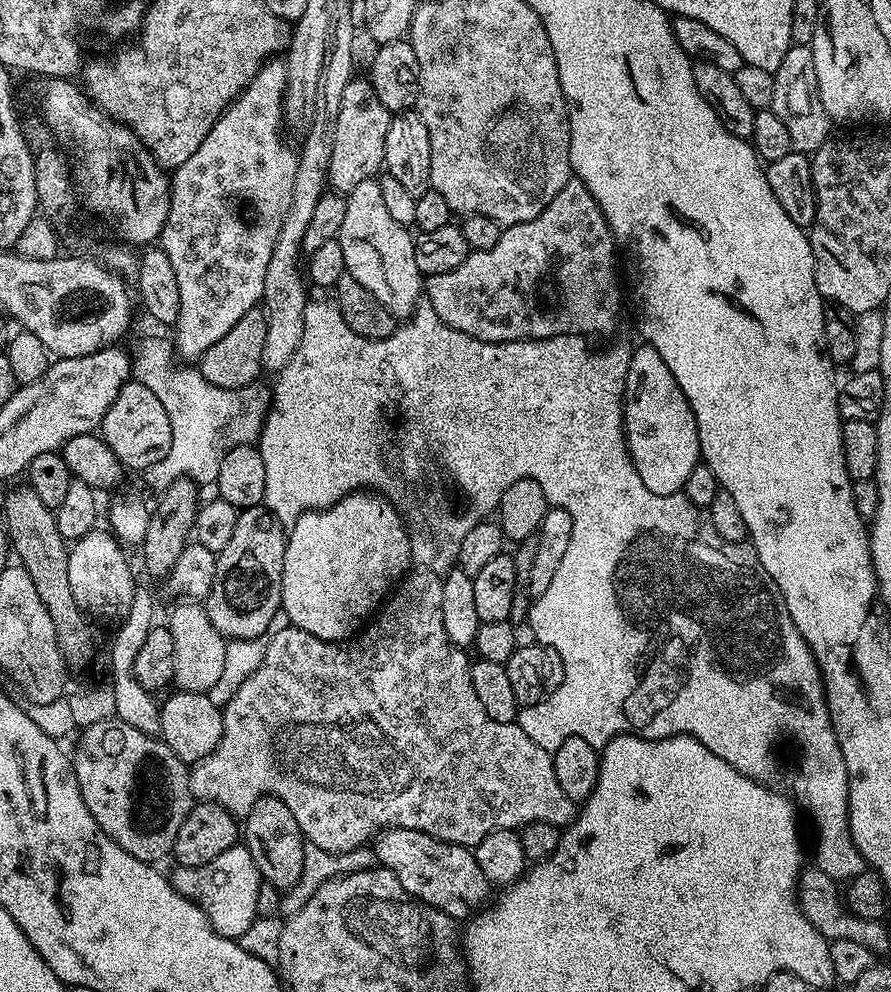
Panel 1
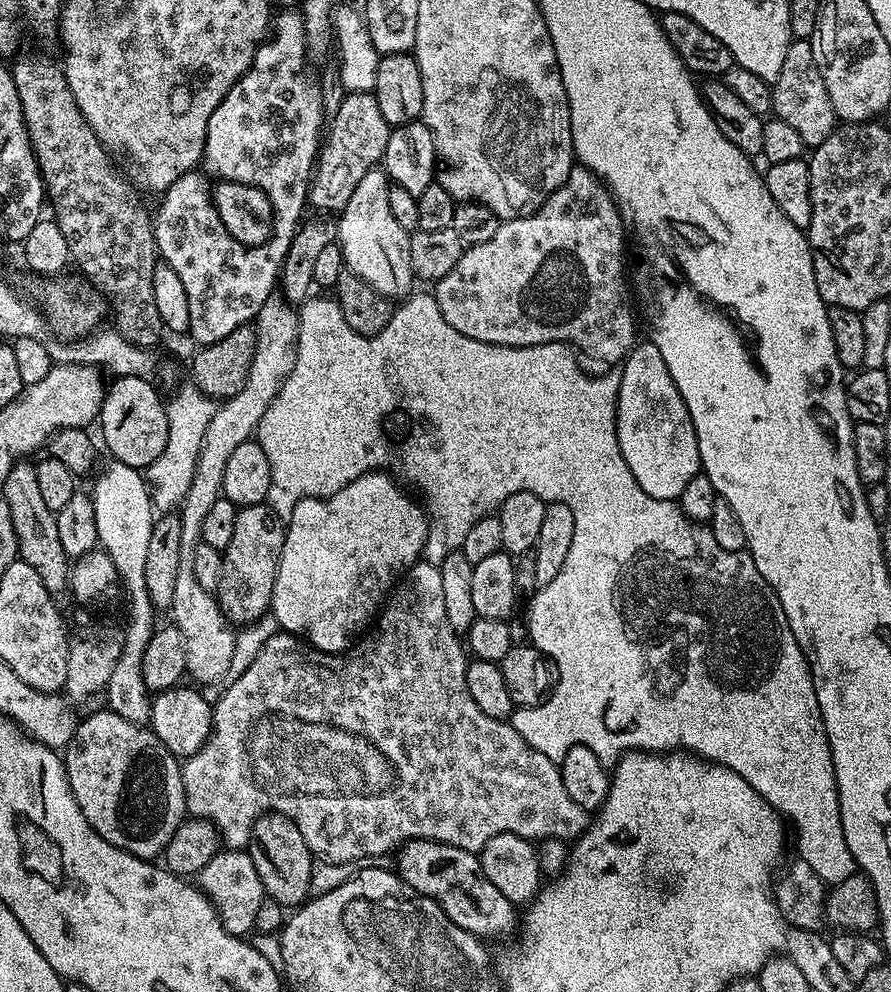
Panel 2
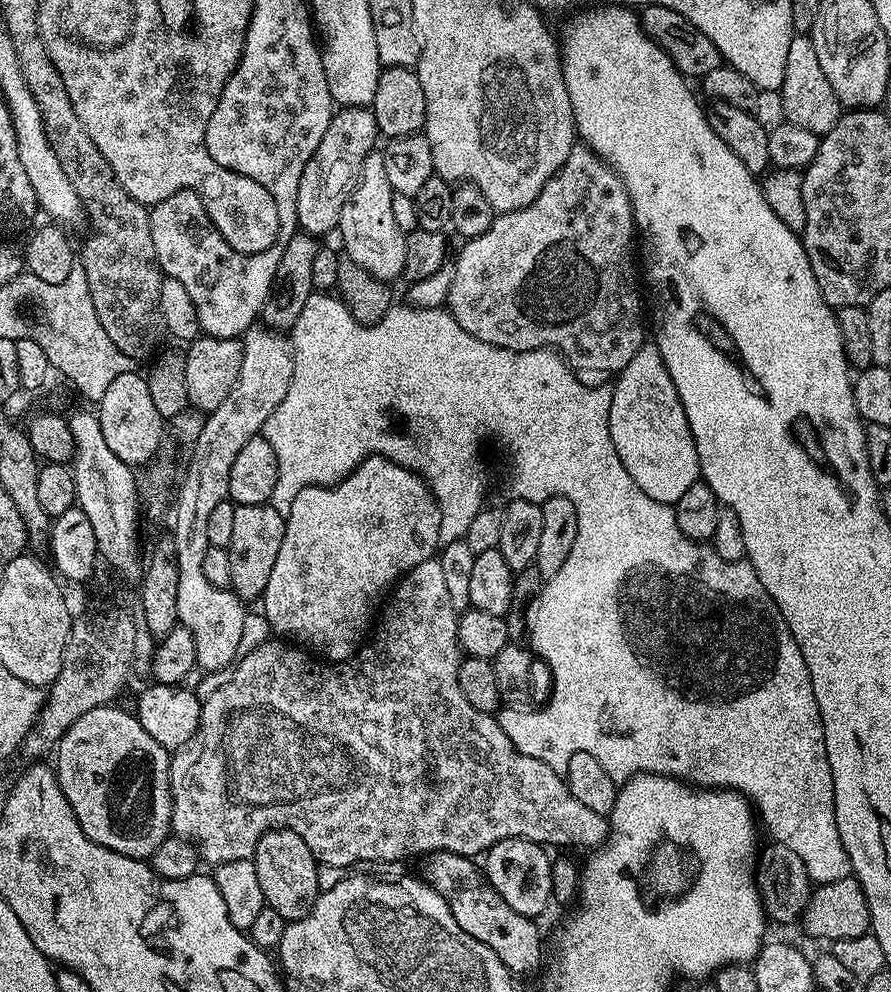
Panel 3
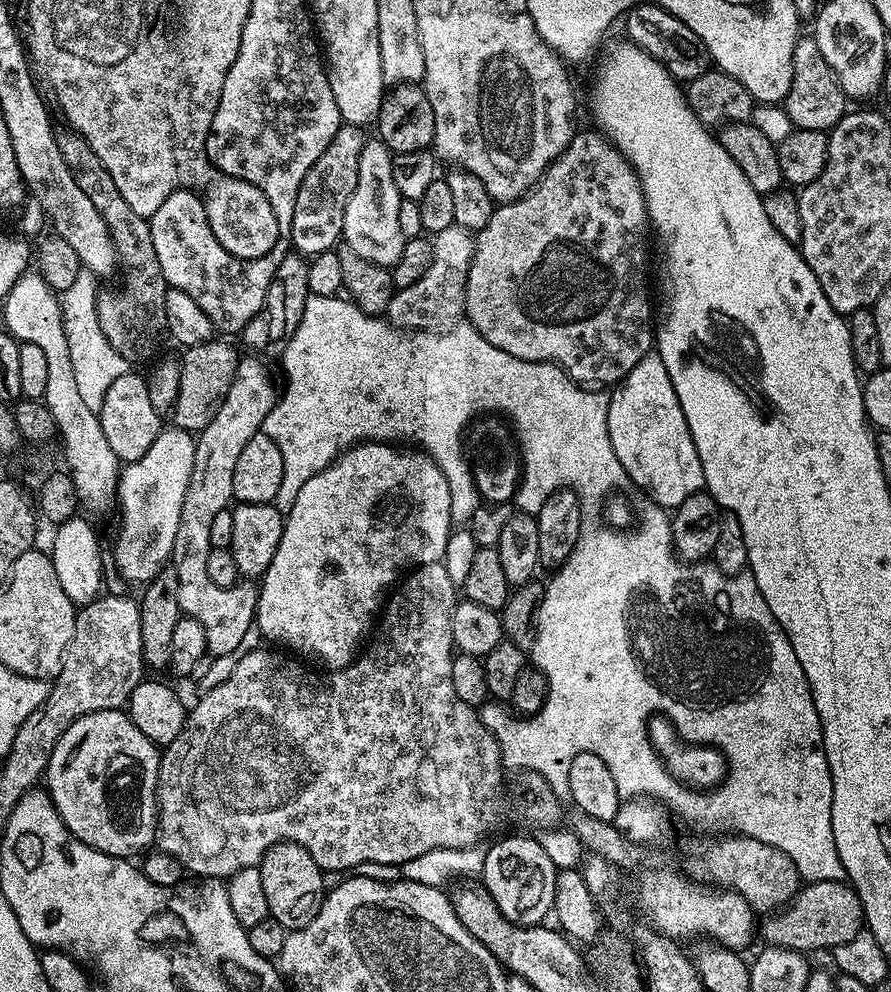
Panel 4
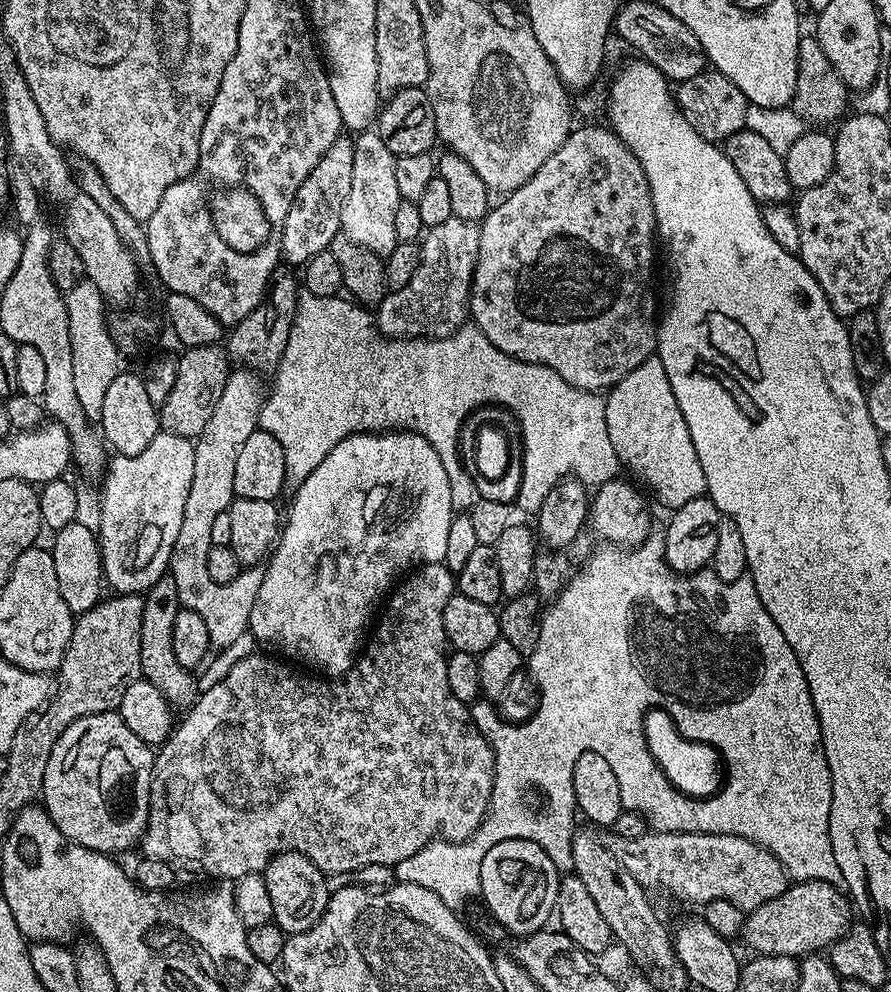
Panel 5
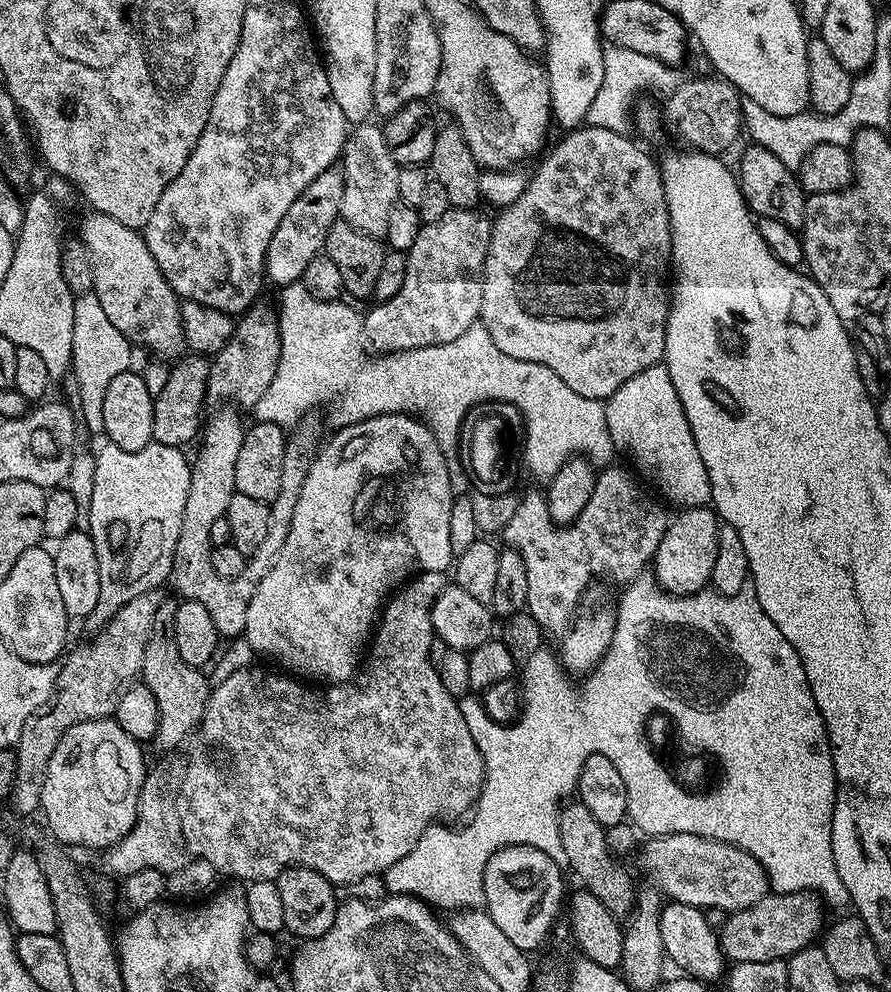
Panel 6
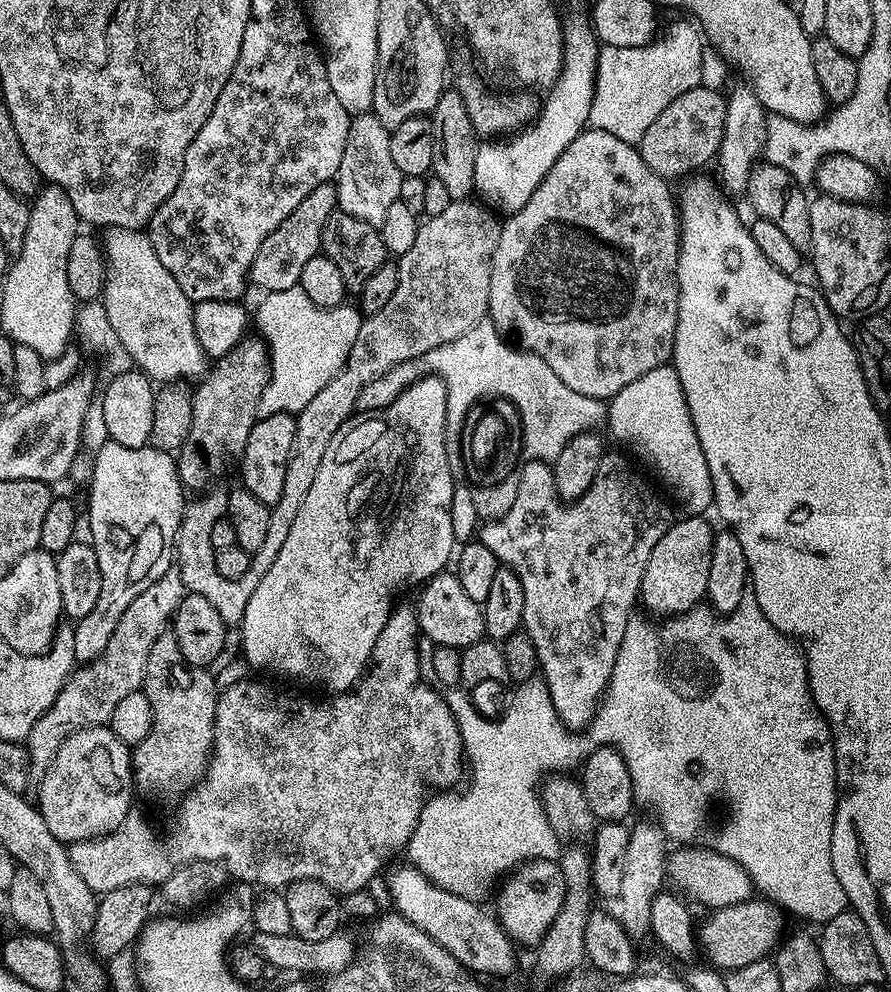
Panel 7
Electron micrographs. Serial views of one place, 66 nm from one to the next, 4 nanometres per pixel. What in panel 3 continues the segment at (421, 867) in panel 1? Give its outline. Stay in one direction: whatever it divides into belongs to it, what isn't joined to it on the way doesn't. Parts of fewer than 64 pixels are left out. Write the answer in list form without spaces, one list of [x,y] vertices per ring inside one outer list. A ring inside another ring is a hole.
[[[433,852],[423,861],[422,879],[425,884],[432,885],[438,894],[442,894],[446,906],[450,906],[450,914],[454,914],[454,922],[458,922],[458,926],[462,926],[470,938],[478,938],[482,946],[490,946],[490,950],[498,954],[509,972],[519,974],[532,972],[536,967],[539,969],[540,959],[544,956],[544,944],[540,941],[537,921],[510,910],[502,894],[494,890],[481,865],[479,868],[476,863],[475,859],[457,852]]]

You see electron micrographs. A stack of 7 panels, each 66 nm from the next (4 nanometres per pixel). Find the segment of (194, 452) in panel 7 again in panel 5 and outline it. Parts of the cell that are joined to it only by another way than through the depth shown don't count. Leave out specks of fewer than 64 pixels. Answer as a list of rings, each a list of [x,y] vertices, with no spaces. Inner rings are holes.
[[[283,272],[273,276],[263,307],[255,308],[241,324],[235,325],[231,329],[232,337],[229,338],[228,344],[226,340],[229,361],[241,369],[251,370],[257,374],[272,374],[280,366],[280,359],[284,356],[286,342],[290,338],[290,330],[296,317],[298,299],[297,277],[295,280],[290,273]]]

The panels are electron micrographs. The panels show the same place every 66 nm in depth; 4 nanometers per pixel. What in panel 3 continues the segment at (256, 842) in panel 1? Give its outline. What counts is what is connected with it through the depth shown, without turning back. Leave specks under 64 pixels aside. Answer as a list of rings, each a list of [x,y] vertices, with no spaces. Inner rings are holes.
[[[272,828],[269,832],[264,832],[256,844],[256,852],[251,861],[258,870],[258,886],[262,886],[267,907],[278,910],[278,914],[282,914],[286,922],[301,920],[306,918],[306,914],[310,914],[316,897],[321,893],[318,862],[310,846],[306,846],[306,842],[302,842],[302,838],[294,834],[294,830]]]

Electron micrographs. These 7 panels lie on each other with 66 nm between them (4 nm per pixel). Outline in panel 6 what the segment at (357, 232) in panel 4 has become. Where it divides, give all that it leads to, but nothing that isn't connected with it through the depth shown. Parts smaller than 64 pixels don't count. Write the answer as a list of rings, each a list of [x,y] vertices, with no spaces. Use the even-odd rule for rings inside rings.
[[[365,122],[357,124],[344,139],[342,153],[342,171],[344,189],[340,219],[350,222],[358,230],[377,238],[386,234],[386,222],[390,219],[390,210],[400,199],[398,194],[398,174],[401,165],[394,162],[386,146],[384,129],[379,123]]]

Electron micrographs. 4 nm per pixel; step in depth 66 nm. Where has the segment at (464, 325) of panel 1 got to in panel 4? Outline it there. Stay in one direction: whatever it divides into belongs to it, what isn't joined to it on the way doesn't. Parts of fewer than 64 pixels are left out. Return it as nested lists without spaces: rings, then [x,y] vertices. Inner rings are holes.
[[[577,131],[564,153],[549,164],[531,192],[518,200],[501,203],[493,211],[490,222],[486,222],[481,232],[475,233],[475,248],[465,284],[463,315],[467,323],[476,328],[478,334],[486,338],[486,342],[490,342],[490,346],[498,346],[498,350],[506,350],[506,354],[514,354],[514,358],[547,360],[559,364],[570,379],[581,386],[619,385],[626,374],[630,374],[630,370],[634,370],[634,366],[638,366],[638,362],[642,362],[642,358],[654,348],[654,316],[652,320],[648,284],[644,281],[644,239],[647,236],[649,239],[649,228],[648,207],[632,164],[599,131]]]

